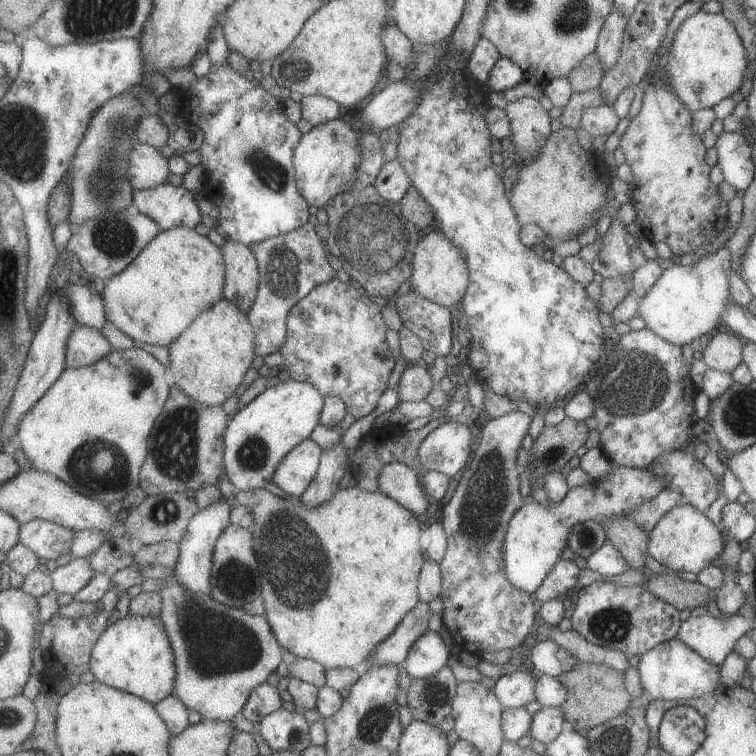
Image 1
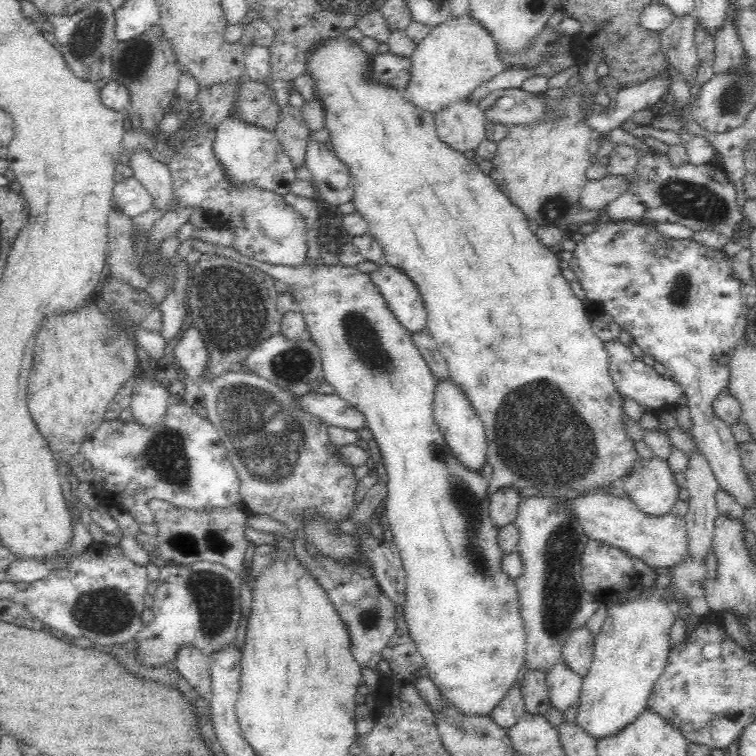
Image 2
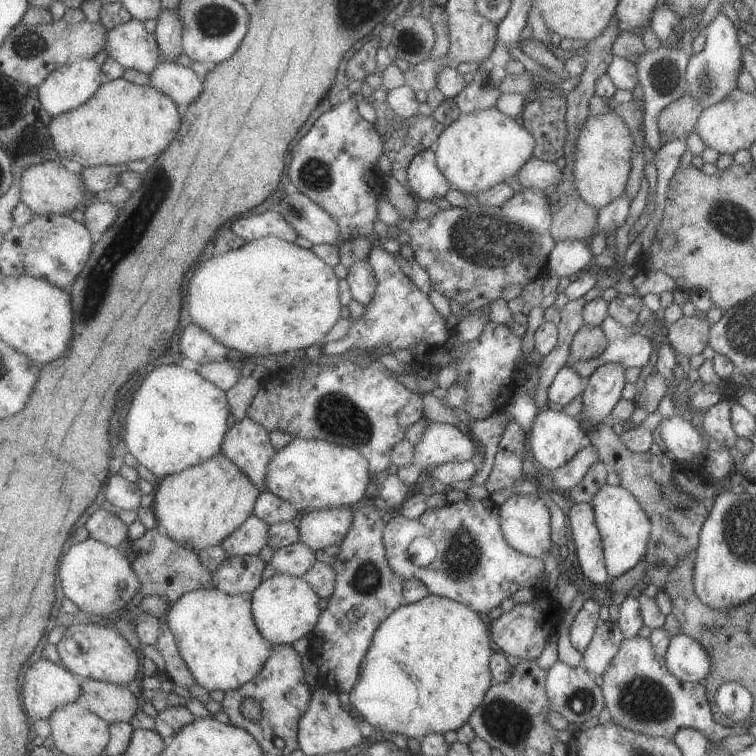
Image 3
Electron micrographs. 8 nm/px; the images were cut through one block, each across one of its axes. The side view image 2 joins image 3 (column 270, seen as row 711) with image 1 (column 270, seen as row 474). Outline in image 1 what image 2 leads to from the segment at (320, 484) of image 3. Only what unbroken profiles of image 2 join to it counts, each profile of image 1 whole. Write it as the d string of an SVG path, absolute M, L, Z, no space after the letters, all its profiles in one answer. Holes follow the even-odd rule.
M290 379L287 382L267 388L256 400L243 407L230 420L227 432L225 432L225 455L223 460L227 468L229 480L237 491L264 489L273 481L275 470L281 464L281 460L301 442L309 439L313 430L320 424L325 405L325 396L314 386L307 382Z

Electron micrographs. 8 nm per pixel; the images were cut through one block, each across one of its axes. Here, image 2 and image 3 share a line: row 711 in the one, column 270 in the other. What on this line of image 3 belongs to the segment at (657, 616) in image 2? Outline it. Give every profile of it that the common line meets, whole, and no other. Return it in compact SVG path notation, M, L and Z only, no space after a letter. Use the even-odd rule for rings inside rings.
M276 572L272 577L265 579L263 584L252 592L252 596L255 622L263 632L263 636L275 645L293 644L303 636L314 632L323 612L319 608L321 600L319 592L315 592L315 588L301 576Z

